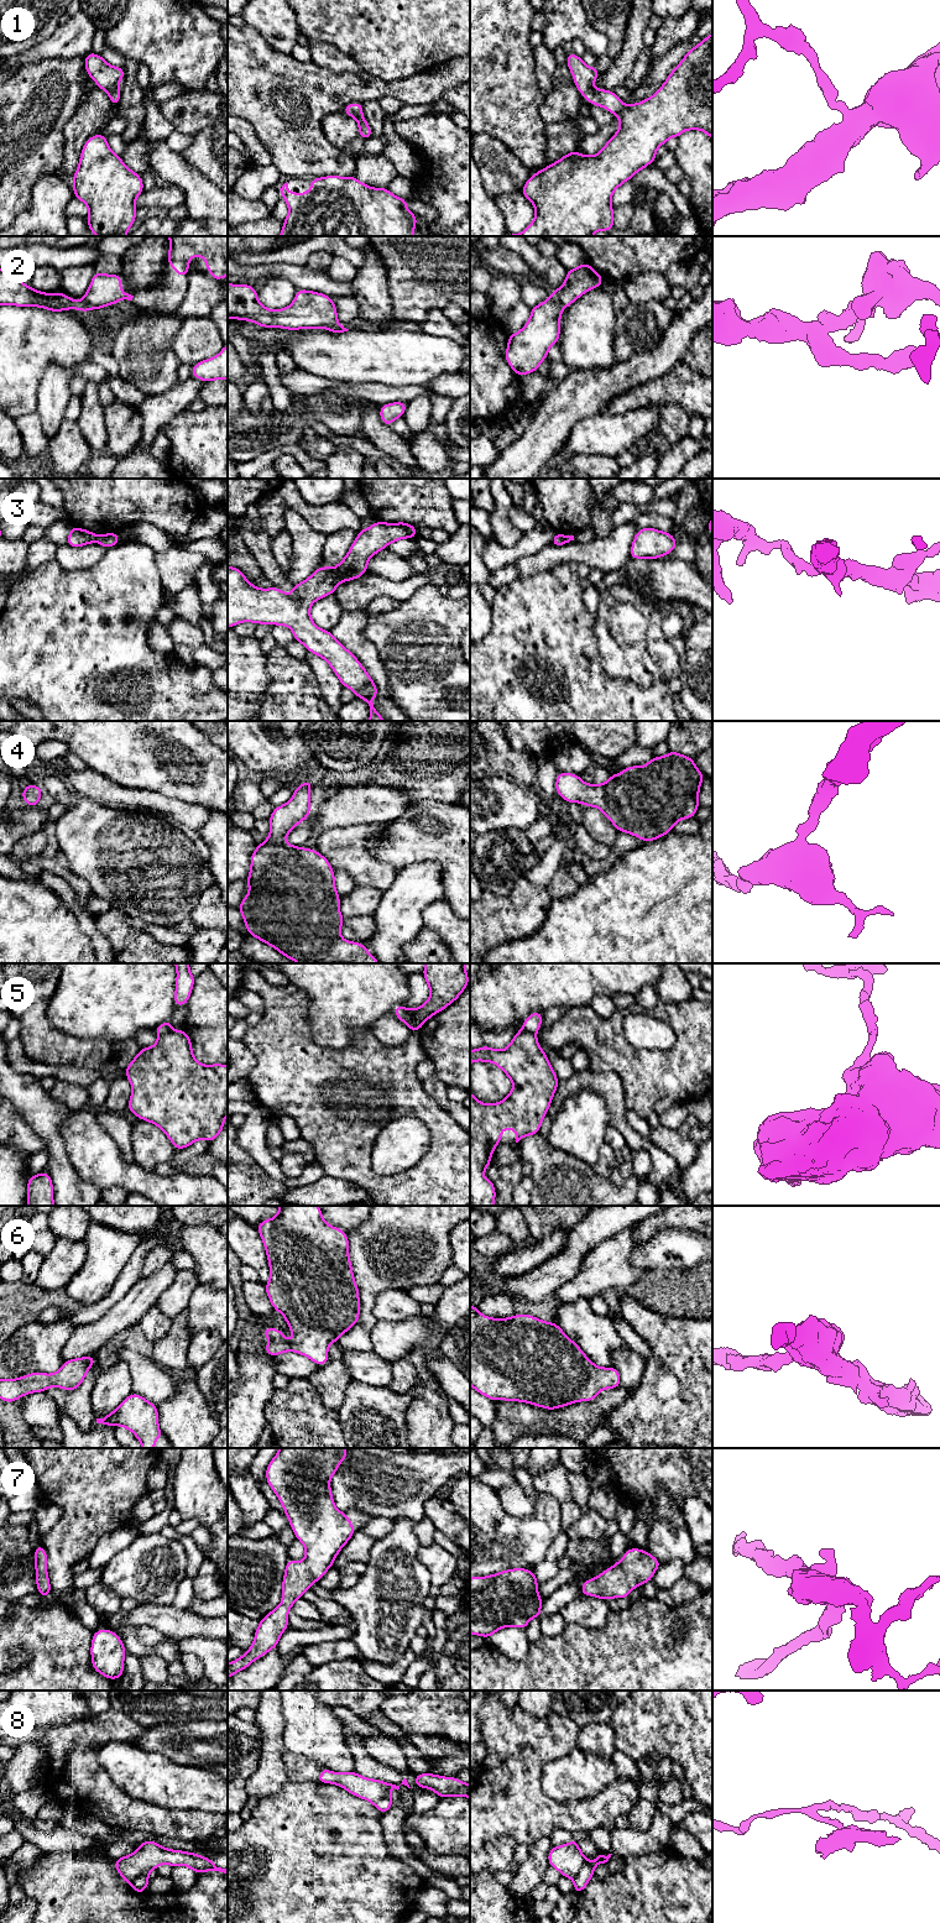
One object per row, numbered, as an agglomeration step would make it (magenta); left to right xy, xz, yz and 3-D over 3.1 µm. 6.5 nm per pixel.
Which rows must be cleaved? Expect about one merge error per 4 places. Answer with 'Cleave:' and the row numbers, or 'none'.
Cleave: 2, 3, 5, 8

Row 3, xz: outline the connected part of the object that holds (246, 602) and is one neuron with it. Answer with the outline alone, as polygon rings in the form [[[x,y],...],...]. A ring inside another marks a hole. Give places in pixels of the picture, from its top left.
[[[324,565],[314,570],[303,582],[294,584],[293,592],[287,595],[275,586],[265,590],[258,589],[247,581],[240,569],[228,566],[228,627],[233,628],[240,622],[266,623],[271,626],[283,625],[289,627],[297,642],[301,642],[309,653],[322,657],[331,667],[344,688],[351,689],[356,697],[369,704],[369,721],[386,721],[374,707],[372,699],[380,695],[380,691],[366,669],[350,650],[334,638],[331,631],[317,627],[310,618],[310,605],[322,597],[334,594],[340,582],[341,579],[335,570]]]

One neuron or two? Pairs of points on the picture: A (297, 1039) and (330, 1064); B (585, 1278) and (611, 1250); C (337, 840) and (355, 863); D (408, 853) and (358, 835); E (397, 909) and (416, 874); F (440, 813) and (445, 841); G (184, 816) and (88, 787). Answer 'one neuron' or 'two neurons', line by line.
A: one neuron
B: one neuron
C: one neuron
D: two neurons
E: one neuron
F: one neuron
G: one neuron

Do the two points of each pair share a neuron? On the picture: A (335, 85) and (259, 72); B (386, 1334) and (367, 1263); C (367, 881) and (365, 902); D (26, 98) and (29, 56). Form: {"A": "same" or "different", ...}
{"A": "same", "B": "different", "C": "different", "D": "different"}

